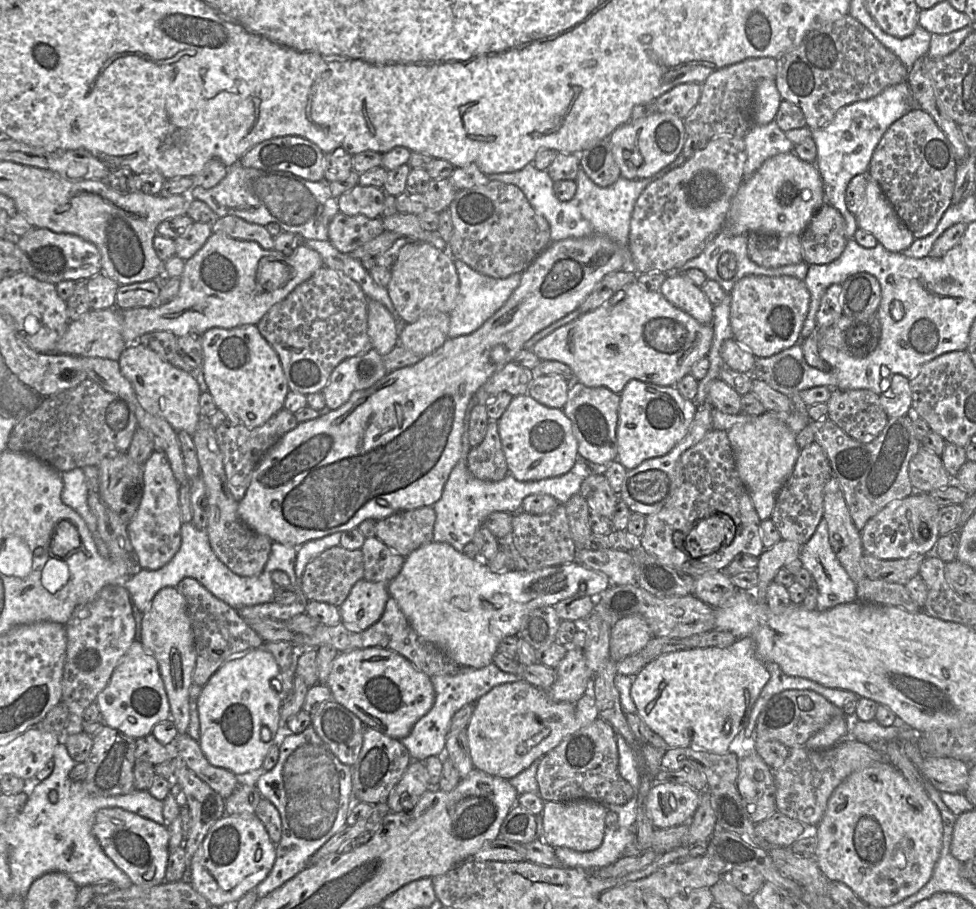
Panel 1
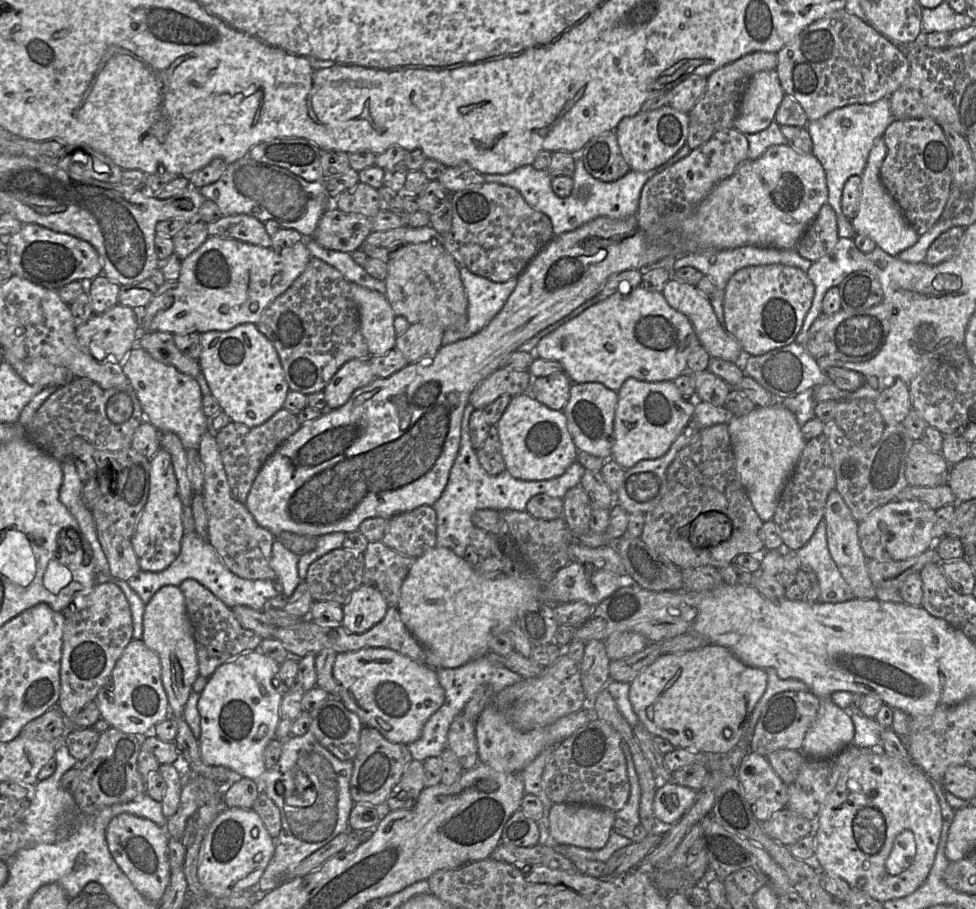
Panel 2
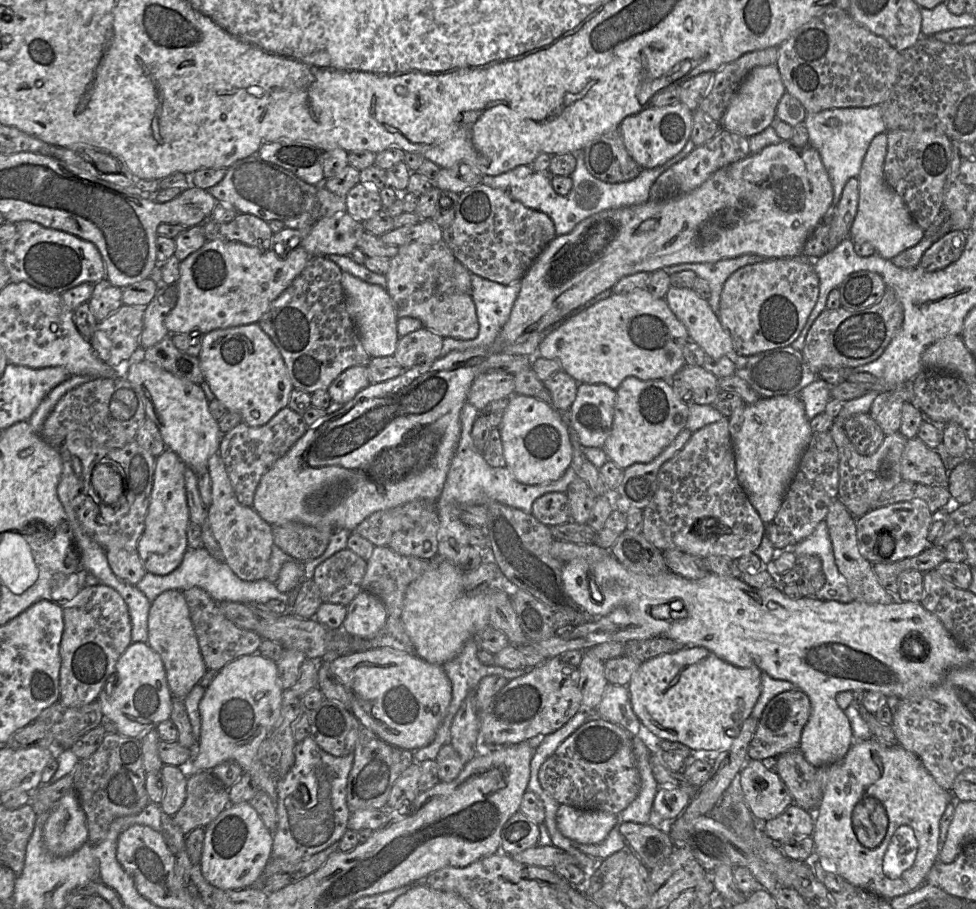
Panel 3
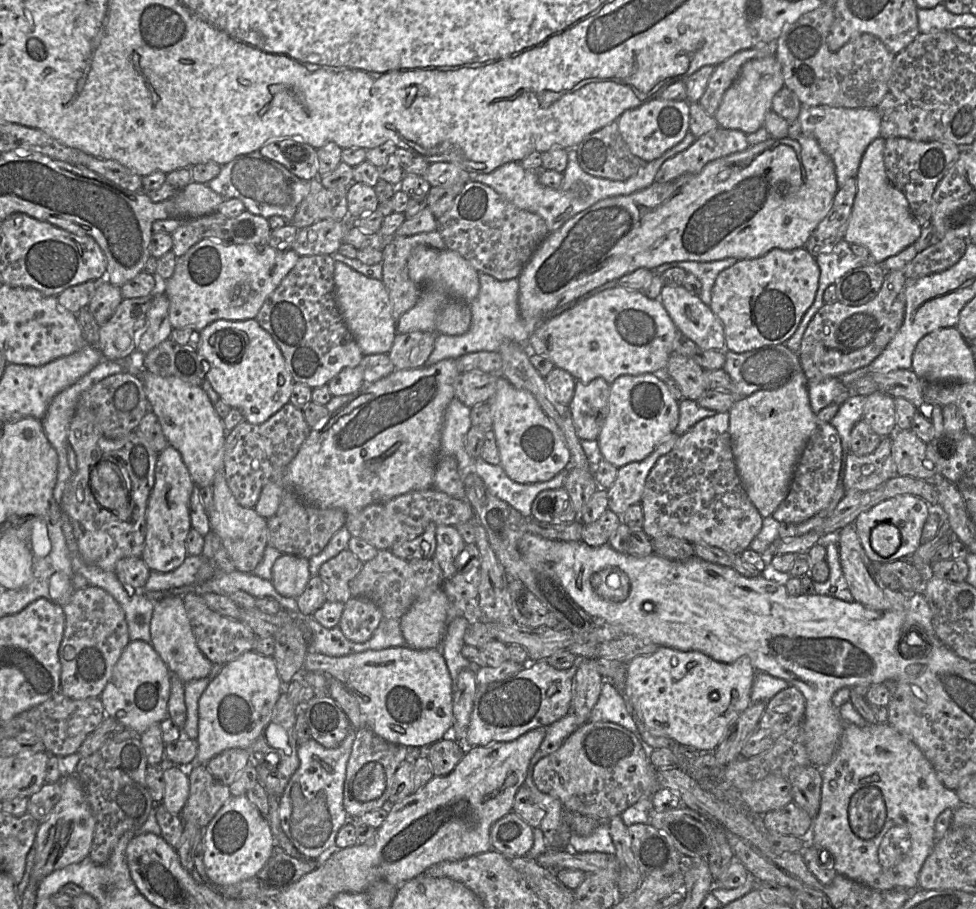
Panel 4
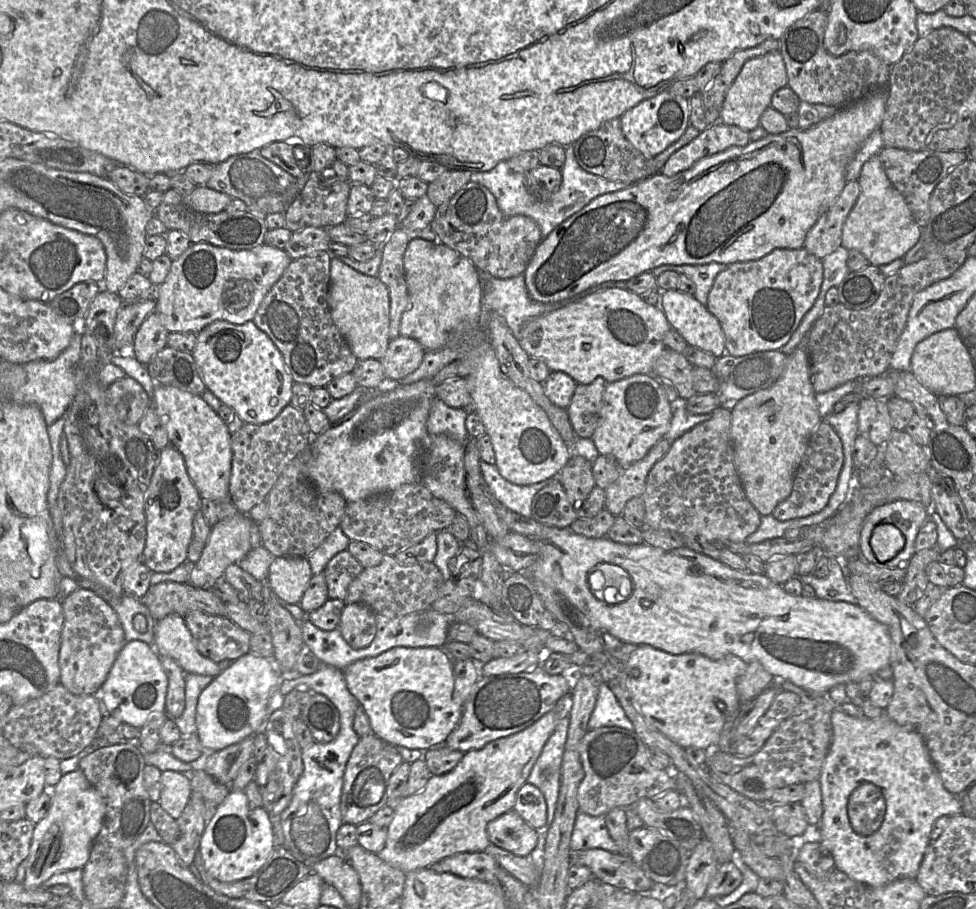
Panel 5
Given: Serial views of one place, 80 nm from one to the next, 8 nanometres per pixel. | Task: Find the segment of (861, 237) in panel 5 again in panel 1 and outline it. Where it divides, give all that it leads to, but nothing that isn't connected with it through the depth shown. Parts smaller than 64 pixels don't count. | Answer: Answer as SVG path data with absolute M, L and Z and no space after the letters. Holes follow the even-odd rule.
M867 177L864 203L856 215L857 227L871 233L885 249L902 253L915 240L899 219L878 183Z

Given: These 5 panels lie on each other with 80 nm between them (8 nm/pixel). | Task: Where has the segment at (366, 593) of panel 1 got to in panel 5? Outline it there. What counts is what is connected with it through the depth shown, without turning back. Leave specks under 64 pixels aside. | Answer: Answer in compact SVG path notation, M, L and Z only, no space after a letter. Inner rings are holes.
M347 603L342 610L338 629L352 648L365 648L376 634L376 614L364 604Z

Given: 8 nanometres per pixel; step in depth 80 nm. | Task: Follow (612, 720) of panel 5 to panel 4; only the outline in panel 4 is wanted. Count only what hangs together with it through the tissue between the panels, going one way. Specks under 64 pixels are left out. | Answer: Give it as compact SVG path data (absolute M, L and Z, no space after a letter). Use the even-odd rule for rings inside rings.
M604 682L600 697L592 709L589 722L612 722L638 733L637 725L626 708L625 701L611 682Z

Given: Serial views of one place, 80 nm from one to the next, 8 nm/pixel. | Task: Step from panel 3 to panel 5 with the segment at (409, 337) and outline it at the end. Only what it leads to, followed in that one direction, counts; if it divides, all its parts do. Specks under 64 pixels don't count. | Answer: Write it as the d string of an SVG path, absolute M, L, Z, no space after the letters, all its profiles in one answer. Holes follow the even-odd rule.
M400 335L390 340L384 356L379 360L386 378L401 380L420 366L425 353L418 341Z

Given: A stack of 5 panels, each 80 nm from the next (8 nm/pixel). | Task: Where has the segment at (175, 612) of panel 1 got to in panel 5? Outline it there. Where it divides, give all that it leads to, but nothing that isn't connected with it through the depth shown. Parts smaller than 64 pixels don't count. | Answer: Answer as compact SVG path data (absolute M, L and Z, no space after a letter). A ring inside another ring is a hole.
M169 614L155 623L153 645L158 655L171 657L185 673L212 677L221 673L217 662L198 651L185 617L179 614Z

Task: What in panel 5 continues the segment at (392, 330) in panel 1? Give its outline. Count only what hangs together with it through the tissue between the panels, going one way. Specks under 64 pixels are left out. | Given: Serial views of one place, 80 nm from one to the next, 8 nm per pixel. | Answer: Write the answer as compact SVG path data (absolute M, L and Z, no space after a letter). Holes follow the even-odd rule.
M332 258L328 304L334 324L357 360L384 356L390 342L390 298L388 288L378 277L365 275L339 258Z

